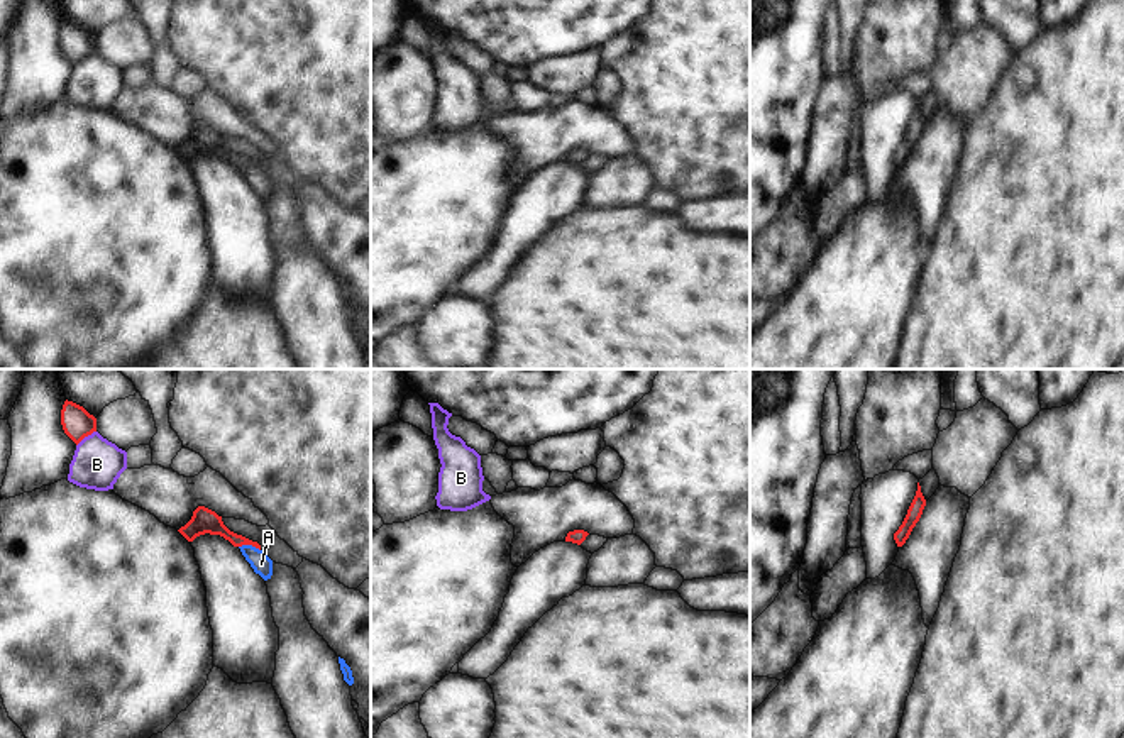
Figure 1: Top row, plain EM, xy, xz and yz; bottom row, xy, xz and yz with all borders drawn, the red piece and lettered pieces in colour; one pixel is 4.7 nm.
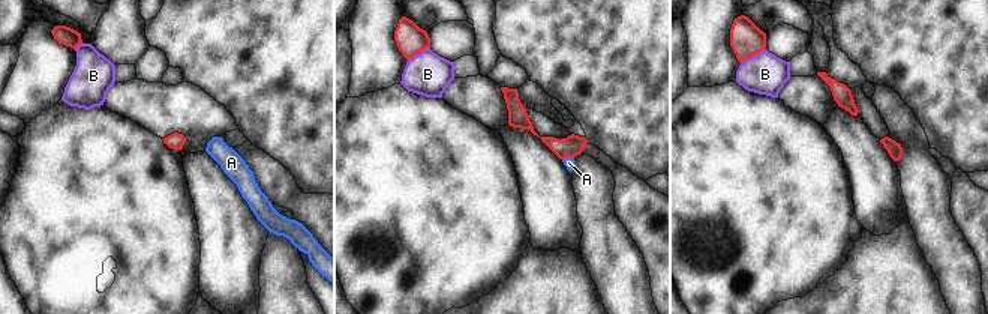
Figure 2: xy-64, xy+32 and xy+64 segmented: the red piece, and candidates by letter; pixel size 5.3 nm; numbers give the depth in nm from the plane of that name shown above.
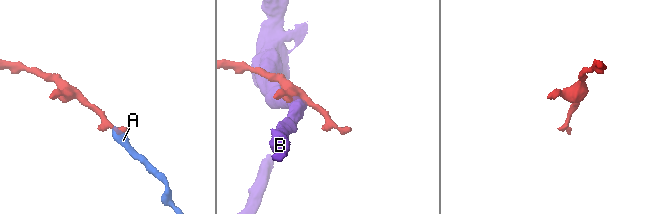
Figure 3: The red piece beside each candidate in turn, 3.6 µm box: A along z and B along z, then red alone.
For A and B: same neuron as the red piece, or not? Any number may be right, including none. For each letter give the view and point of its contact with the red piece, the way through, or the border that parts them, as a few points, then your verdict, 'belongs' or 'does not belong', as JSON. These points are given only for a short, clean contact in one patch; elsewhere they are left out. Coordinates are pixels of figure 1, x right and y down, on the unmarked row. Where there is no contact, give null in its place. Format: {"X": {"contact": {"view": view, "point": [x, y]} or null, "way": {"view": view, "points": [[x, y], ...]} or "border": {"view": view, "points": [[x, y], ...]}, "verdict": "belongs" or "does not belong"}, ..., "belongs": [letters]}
{"A": {"contact": {"view": "xy", "point": [249, 165]}, "way": {"view": "xy", "points": [[203, 141], [236, 161], [249, 165], [261, 185]]}, "verdict": "belongs"}, "B": {"contact": {"view": "xy", "point": [85, 56]}, "verdict": "does not belong"}, "belongs": ["A"]}

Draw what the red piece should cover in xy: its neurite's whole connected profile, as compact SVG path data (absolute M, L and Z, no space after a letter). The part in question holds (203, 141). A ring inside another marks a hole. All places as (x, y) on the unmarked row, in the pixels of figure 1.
M198 127L193 132L191 140L178 151L188 162L193 162L196 157L210 154L220 156L229 161L234 168L239 168L245 181L251 184L256 195L259 195L264 201L273 196L273 181L261 171L257 162L252 162L242 156L230 152L222 137L215 132Z

